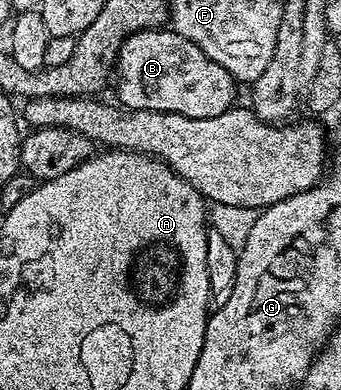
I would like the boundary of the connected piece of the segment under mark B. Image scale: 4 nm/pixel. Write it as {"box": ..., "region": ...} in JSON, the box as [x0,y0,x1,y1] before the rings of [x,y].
{"box":[115,29,239,119],"region":[[[142,29],[125,38],[125,44],[117,55],[115,68],[115,87],[122,108],[138,111],[166,111],[179,113],[183,117],[202,119],[203,117],[219,117],[219,113],[227,113],[229,108],[238,102],[239,84],[233,75],[223,69],[223,65],[215,65],[195,41],[187,41],[179,32],[172,29]]]}

